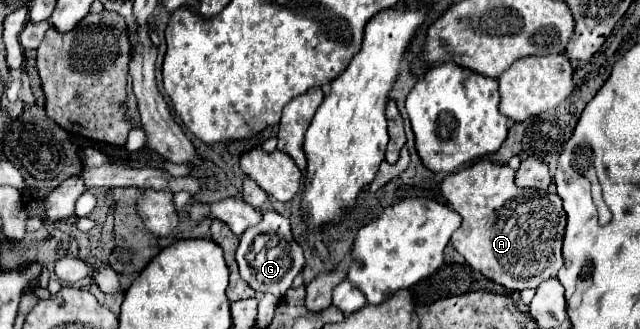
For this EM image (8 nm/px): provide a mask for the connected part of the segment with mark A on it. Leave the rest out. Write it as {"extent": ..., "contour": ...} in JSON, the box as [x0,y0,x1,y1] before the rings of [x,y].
{"extent":[440,159,566,291],"contour":[[[482,159],[470,167],[450,173],[440,187],[446,201],[454,207],[454,211],[462,215],[462,225],[452,233],[452,245],[472,269],[480,271],[484,277],[512,291],[522,291],[528,287],[534,289],[544,279],[556,277],[558,269],[562,267],[562,239],[566,227],[562,199],[556,193],[536,193],[532,189],[530,193],[522,191],[514,185],[514,169],[510,169],[508,165],[494,165],[488,159]]]}

